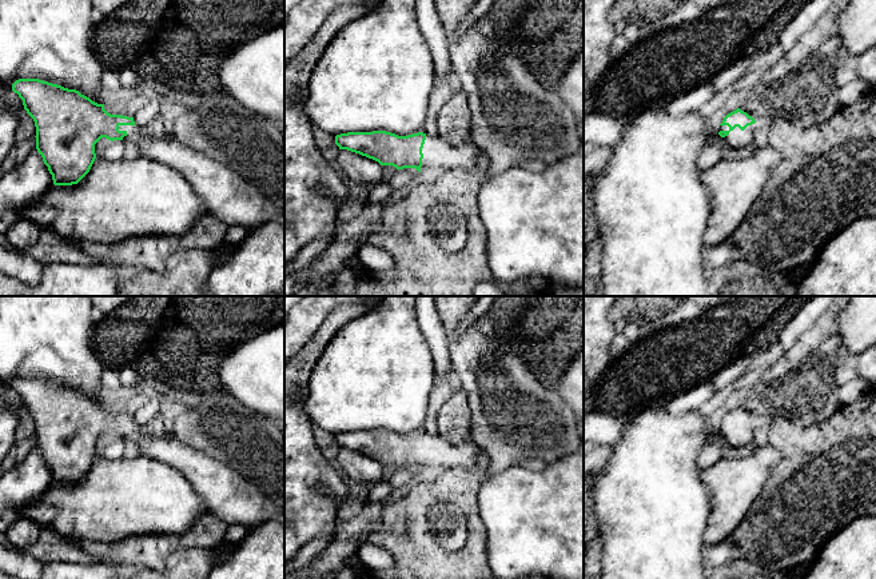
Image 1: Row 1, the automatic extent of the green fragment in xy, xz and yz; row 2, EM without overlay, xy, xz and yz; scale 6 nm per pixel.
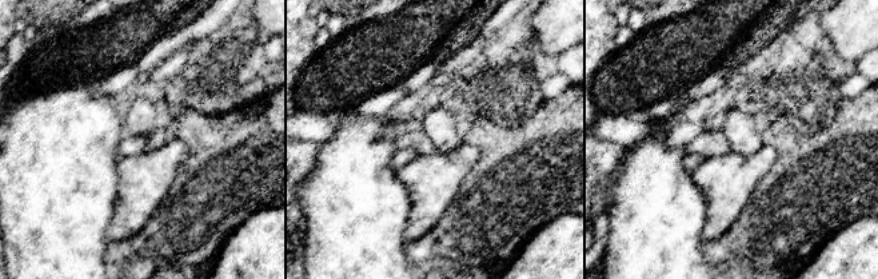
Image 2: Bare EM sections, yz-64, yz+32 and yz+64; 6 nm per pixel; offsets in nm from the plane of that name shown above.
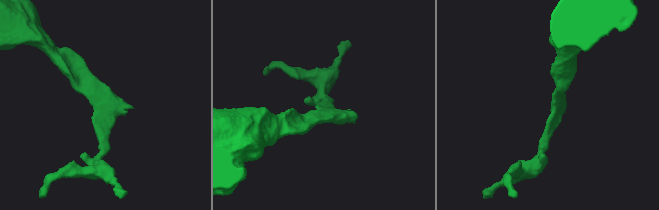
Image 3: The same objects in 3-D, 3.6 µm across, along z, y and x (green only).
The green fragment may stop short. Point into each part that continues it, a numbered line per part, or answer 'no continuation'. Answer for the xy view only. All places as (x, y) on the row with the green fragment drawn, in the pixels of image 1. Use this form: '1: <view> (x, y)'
1: xy (226, 195)

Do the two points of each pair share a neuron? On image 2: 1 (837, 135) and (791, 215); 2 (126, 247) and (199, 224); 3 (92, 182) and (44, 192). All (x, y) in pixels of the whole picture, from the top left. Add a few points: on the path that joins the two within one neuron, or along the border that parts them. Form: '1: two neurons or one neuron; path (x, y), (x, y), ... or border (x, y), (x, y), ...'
1: one neuron; path (837, 155), (837, 167), (809, 195)
2: one neuron; path (144, 242), (180, 231)
3: one neuron; path (80, 182), (60, 182), (56, 186)

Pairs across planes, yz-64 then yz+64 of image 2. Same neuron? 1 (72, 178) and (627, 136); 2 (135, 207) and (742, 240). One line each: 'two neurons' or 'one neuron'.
1: two neurons
2: two neurons

